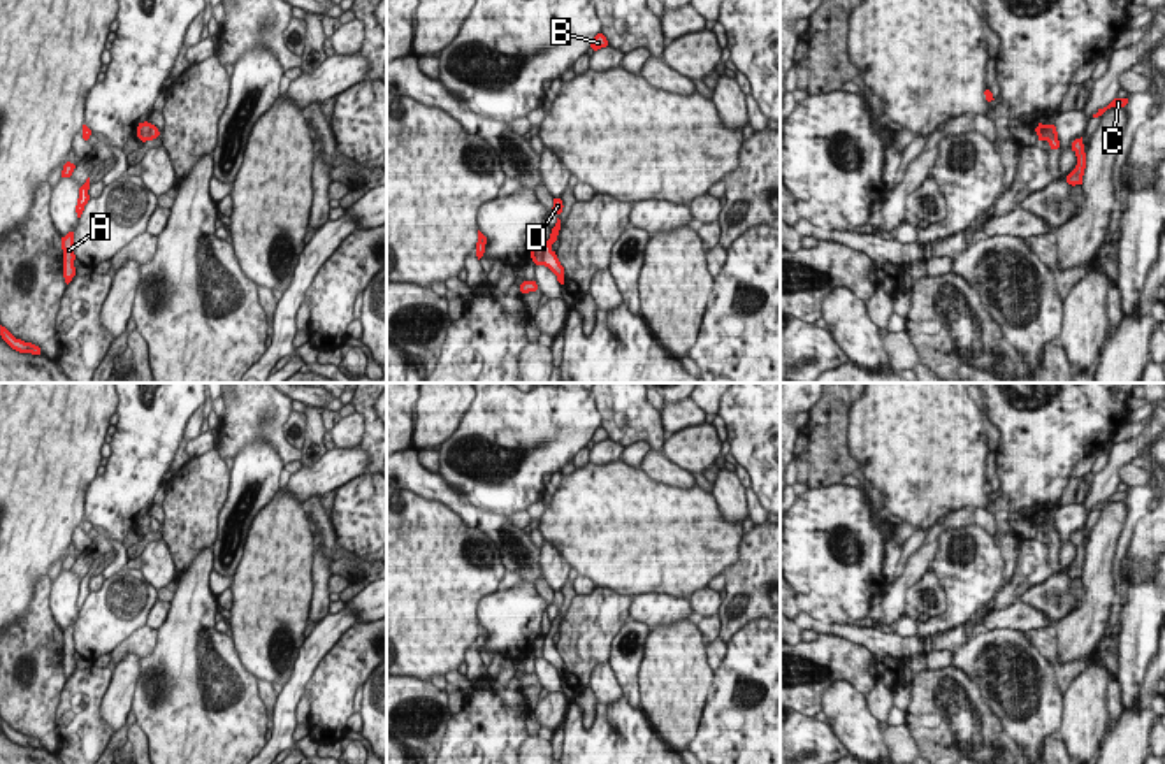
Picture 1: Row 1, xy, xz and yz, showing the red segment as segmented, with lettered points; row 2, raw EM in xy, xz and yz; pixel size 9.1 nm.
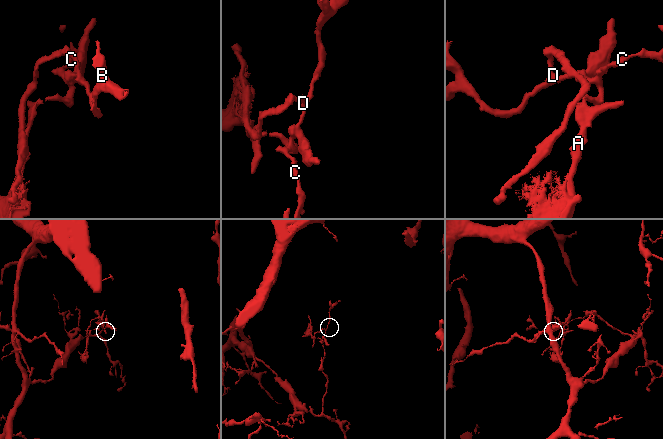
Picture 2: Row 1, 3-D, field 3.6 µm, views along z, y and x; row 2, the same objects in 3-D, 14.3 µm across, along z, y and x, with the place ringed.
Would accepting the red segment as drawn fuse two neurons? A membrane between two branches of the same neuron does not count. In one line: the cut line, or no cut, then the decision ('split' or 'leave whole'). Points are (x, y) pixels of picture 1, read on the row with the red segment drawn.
cut xz (545, 245), (542, 264); split

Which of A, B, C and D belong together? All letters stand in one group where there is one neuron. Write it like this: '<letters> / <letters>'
A C / B D

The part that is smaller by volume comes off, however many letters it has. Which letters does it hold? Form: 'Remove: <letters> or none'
Remove: B, D

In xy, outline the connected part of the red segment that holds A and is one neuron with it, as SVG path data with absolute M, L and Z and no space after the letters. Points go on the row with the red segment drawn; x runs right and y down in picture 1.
M69 232L65 237L62 237L62 249L63 249L63 277L65 283L69 285L76 276L74 232Z

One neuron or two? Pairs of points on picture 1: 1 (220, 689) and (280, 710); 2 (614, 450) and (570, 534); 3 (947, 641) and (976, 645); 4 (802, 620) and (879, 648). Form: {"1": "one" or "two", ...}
{"1": "two", "2": "two", "3": "two", "4": "one"}

